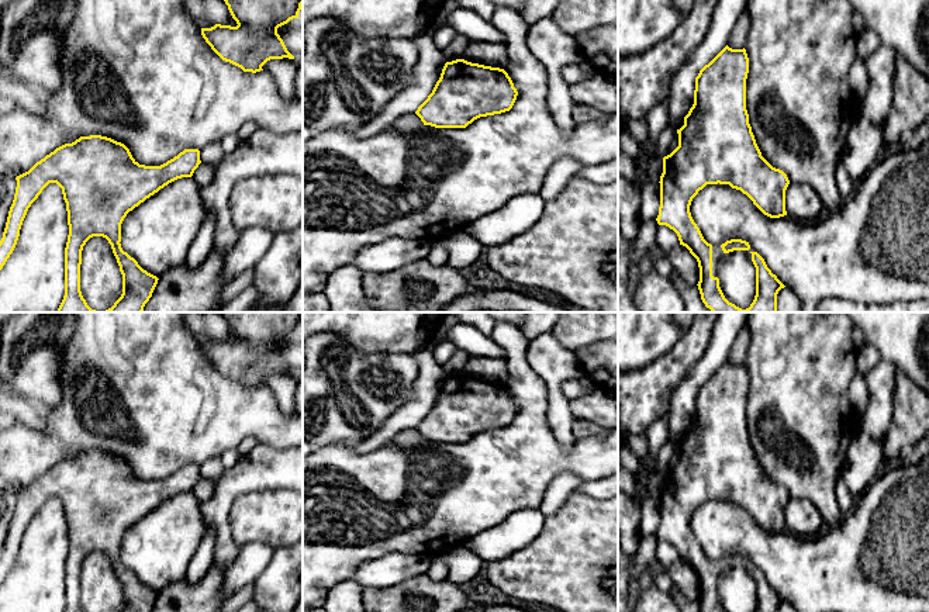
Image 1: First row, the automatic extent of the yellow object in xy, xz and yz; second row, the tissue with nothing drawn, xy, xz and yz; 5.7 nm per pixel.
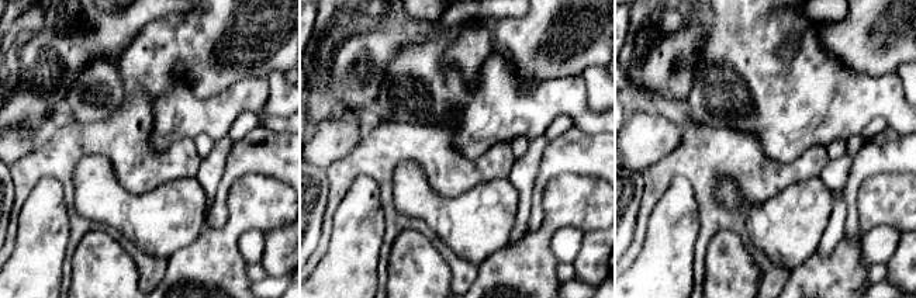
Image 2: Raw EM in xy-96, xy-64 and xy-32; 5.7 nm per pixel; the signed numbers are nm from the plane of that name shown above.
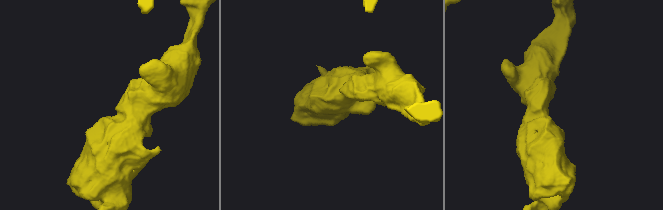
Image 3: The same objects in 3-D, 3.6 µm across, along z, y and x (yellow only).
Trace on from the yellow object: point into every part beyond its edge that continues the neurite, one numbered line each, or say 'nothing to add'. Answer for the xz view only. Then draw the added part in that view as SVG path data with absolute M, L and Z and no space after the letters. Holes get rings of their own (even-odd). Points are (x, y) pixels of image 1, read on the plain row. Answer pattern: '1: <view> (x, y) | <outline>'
nothing to add

